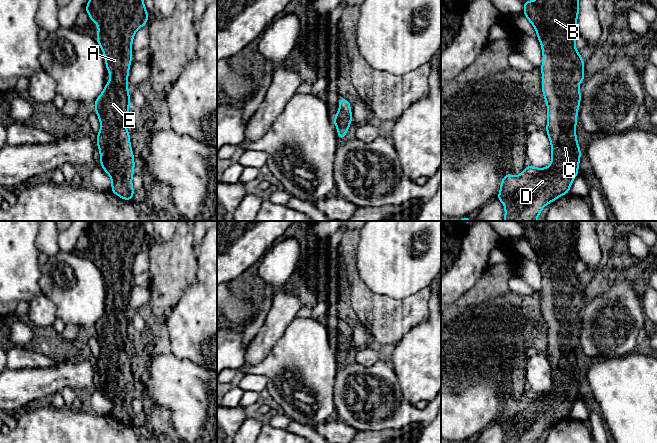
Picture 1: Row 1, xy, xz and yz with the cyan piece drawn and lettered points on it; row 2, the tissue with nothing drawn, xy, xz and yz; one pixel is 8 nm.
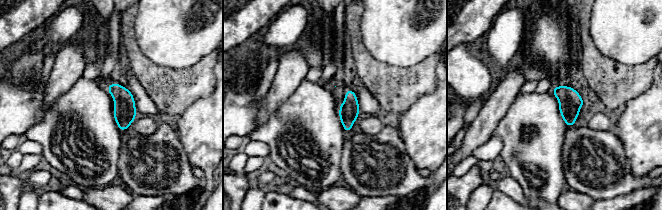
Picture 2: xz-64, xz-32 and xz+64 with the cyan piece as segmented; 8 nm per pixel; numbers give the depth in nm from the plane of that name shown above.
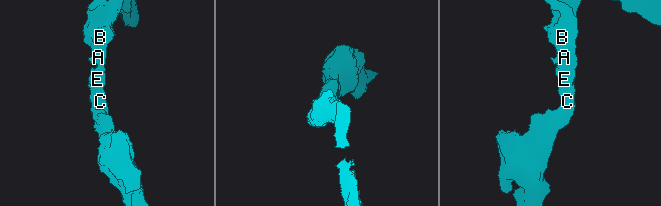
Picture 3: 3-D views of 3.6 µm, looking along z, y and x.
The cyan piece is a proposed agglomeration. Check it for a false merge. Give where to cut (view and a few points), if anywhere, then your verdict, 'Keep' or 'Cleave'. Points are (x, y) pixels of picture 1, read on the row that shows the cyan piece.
No split. Keep

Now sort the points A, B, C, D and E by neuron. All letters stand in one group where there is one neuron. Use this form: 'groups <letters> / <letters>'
groups A B C D E

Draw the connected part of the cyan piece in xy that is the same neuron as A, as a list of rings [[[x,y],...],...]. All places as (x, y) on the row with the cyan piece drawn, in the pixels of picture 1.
[[[89,0],[85,11],[90,16],[91,23],[97,23],[99,26],[95,39],[103,50],[105,65],[111,78],[93,104],[101,124],[96,136],[97,147],[100,151],[100,166],[112,180],[110,191],[126,201],[132,201],[135,192],[132,186],[135,162],[130,146],[131,134],[125,126],[130,107],[127,81],[132,61],[134,34],[146,25],[149,16],[143,0]]]

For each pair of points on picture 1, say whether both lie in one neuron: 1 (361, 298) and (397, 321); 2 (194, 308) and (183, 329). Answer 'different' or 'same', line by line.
1: same
2: same

